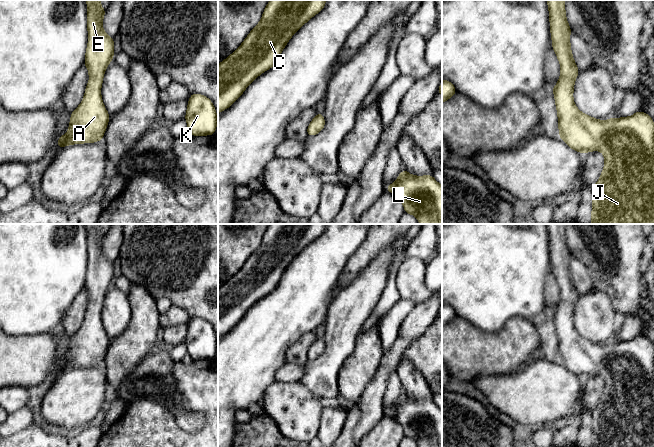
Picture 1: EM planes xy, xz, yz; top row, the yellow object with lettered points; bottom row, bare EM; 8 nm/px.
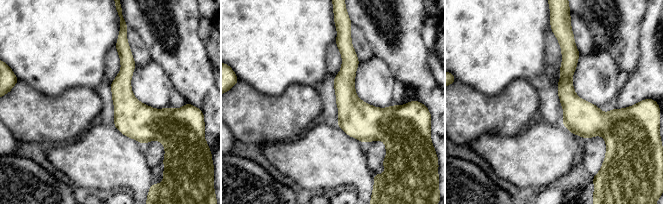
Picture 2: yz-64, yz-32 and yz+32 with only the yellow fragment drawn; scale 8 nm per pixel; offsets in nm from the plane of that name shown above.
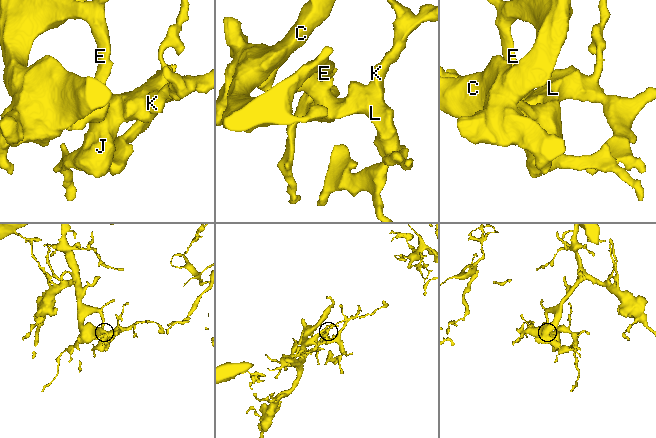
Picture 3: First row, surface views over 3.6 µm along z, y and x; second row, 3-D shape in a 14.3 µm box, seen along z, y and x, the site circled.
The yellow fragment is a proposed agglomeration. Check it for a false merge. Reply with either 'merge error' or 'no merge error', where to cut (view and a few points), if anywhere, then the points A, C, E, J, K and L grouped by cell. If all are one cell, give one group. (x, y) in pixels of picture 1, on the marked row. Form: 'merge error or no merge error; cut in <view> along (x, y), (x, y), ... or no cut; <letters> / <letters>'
no merge error; no cut; A C E J K L

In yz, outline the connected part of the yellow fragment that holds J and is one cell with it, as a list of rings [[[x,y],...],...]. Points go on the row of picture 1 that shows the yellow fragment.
[[[546,0],[549,10],[552,47],[560,66],[560,78],[554,93],[557,108],[559,137],[573,150],[582,154],[599,150],[605,158],[603,171],[599,180],[592,186],[593,202],[591,224],[653,224],[654,222],[654,121],[643,111],[632,116],[615,118],[606,121],[595,119],[582,113],[573,99],[574,83],[579,69],[573,59],[570,34],[571,28],[567,22],[565,0]]]

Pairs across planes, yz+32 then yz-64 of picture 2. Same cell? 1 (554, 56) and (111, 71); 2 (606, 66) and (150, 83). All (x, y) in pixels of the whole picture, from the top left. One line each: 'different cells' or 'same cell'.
1: same cell
2: same cell

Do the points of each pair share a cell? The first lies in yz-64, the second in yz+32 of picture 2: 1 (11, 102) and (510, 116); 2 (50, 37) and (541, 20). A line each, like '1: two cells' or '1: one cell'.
1: one cell
2: one cell

